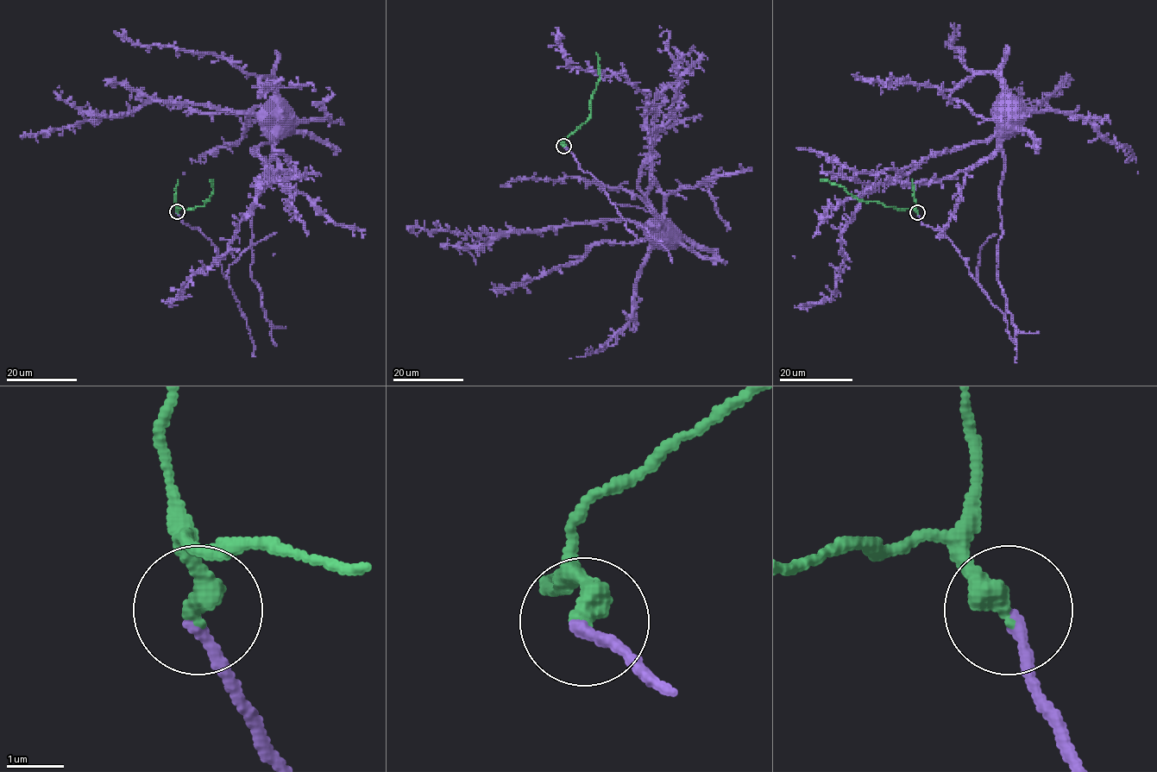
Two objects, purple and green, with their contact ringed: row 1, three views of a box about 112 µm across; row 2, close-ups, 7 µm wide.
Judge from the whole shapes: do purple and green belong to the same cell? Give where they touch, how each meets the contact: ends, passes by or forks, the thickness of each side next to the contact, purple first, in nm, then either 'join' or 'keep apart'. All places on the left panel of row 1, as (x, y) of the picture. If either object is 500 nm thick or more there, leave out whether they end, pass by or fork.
(177, 211) | purple ends | green ends | 220/440 nm | join

